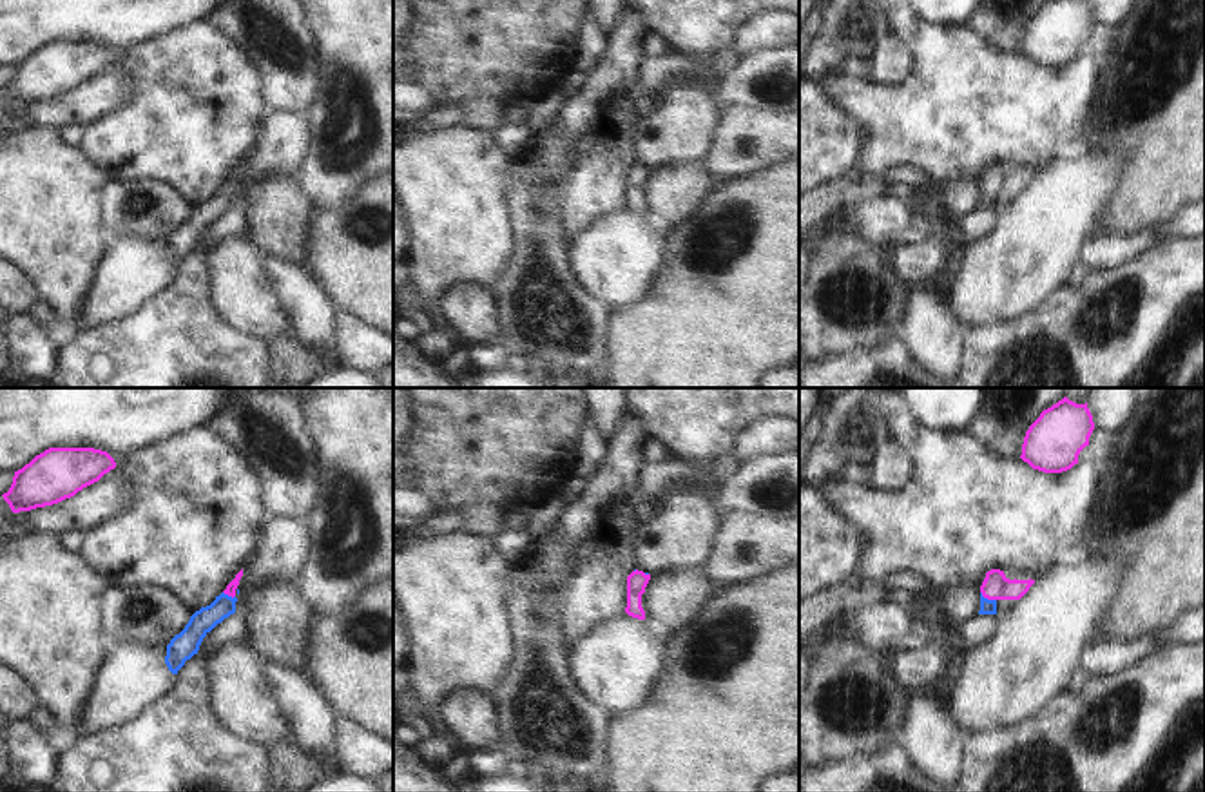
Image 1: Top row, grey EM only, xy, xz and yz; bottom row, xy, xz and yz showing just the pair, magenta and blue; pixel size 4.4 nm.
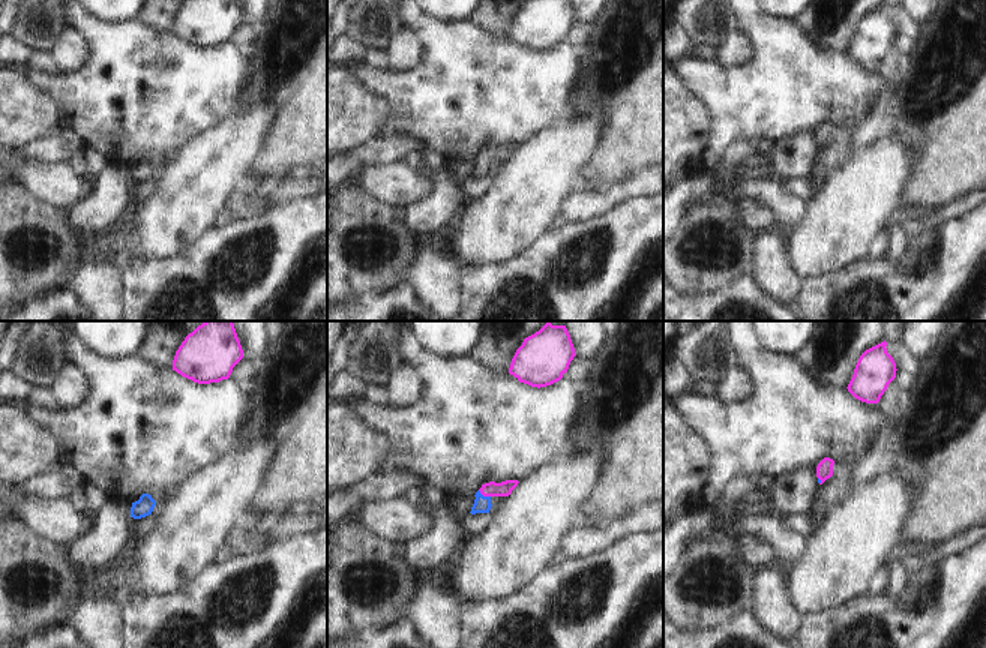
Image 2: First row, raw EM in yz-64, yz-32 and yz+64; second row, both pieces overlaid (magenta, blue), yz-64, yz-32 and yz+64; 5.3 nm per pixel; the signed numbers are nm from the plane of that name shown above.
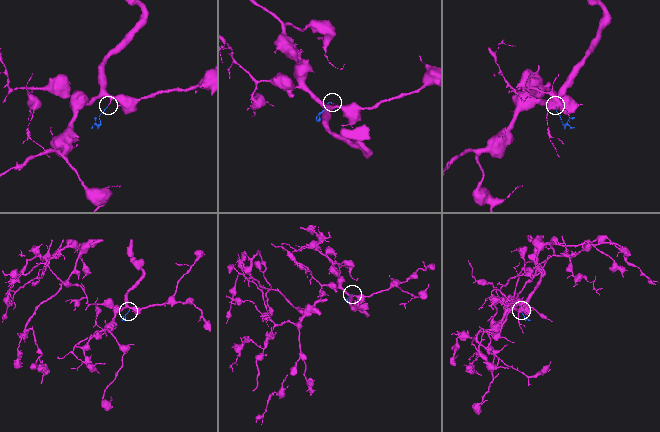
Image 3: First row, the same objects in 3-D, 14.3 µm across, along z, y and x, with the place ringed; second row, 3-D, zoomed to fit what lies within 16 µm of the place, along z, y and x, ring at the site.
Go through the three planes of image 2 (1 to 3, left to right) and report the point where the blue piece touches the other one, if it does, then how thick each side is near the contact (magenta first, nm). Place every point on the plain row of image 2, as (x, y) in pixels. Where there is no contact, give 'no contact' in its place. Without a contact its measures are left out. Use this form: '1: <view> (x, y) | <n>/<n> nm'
1: no contact
2: yz-32 (483, 159) | 80/100 nm
3: yz+64 (820, 143) | 90/20 nm

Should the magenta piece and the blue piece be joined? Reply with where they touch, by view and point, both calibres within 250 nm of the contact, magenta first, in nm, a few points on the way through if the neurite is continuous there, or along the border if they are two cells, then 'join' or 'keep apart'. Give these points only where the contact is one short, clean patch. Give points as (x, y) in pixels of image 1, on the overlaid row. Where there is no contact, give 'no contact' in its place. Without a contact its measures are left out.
meets magenta in yz at (988, 598); 120 nm thick on the magenta side, 60 nm on the other; runs through yz (995, 586), (988, 598), (986, 606); join

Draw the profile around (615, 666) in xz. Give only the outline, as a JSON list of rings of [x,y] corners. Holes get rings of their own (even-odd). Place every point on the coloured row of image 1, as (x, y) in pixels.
[[[625,613],[593,627],[567,649],[569,672],[583,696],[614,718],[647,700],[663,649],[663,633]]]

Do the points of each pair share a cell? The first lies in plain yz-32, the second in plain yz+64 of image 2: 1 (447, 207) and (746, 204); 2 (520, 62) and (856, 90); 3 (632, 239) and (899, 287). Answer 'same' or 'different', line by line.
1: same
2: same
3: same

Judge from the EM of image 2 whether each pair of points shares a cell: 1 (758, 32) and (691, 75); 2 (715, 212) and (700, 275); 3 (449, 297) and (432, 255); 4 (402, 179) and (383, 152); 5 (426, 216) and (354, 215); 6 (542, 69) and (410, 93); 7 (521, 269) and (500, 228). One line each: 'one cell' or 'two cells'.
1: one cell
2: one cell
3: one cell
4: two cells
5: two cells
6: one cell
7: two cells

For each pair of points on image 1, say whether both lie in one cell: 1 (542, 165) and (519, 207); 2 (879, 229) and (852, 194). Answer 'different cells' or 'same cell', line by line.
1: same cell
2: different cells

